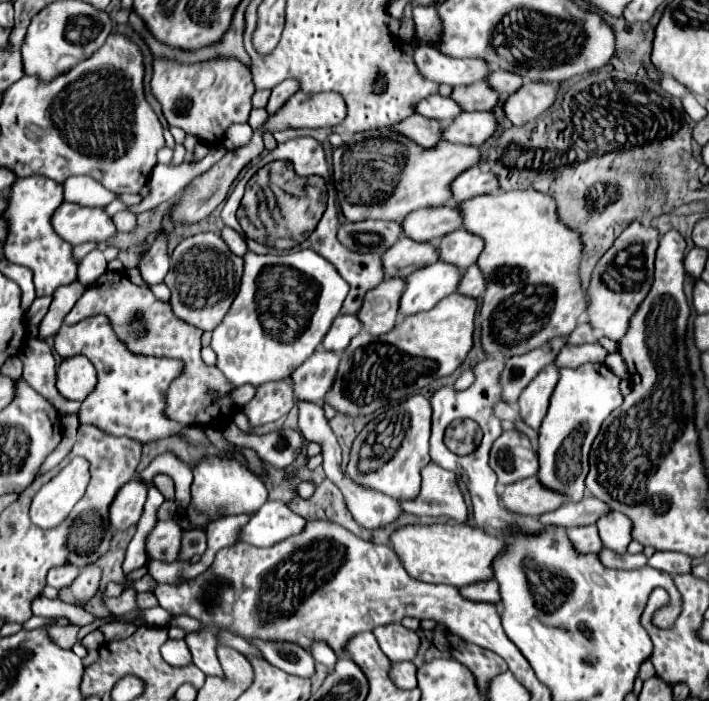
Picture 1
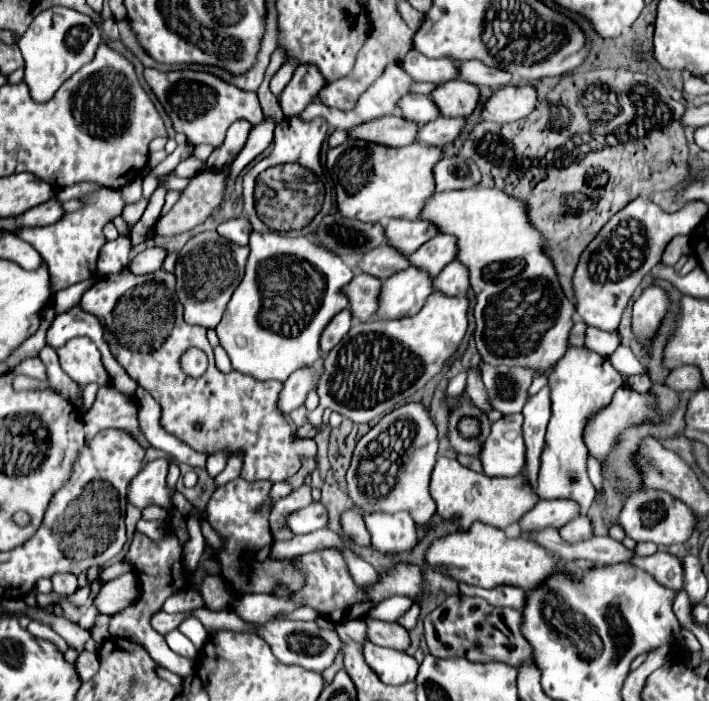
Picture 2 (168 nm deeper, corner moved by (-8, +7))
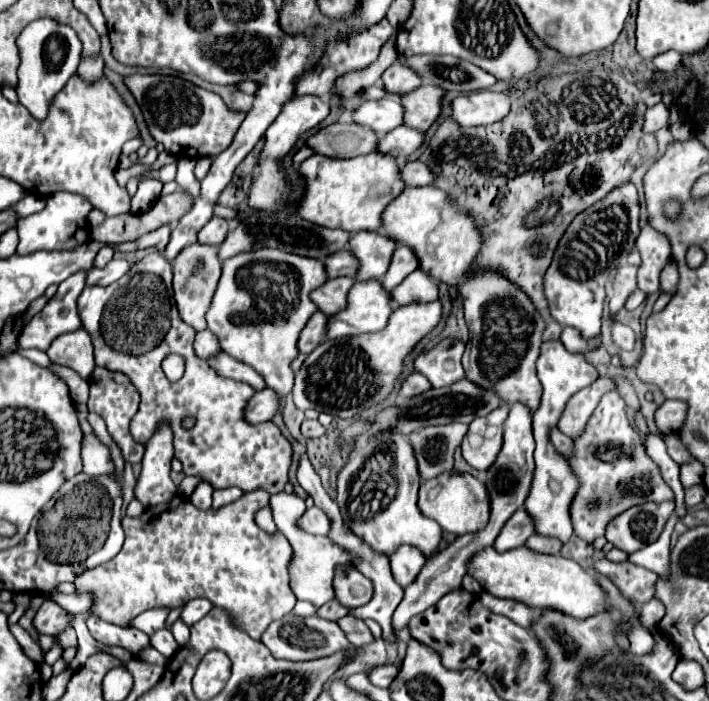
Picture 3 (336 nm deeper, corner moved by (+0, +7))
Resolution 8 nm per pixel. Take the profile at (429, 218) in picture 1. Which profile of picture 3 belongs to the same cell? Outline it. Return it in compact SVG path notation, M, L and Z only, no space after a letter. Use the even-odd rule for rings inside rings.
M356 232L350 236L348 246L358 260L358 272L354 280L366 282L380 280L380 276L384 276L388 270L388 260L392 258L392 252L398 244L384 240L384 236L376 232Z

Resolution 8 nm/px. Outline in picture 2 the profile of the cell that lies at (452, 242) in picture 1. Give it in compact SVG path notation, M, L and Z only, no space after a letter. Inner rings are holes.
M438 234L432 240L428 240L426 244L422 244L410 256L410 264L430 272L432 276L436 276L450 262L454 262L456 256L458 256L458 240L456 240L456 236L452 236L452 234Z

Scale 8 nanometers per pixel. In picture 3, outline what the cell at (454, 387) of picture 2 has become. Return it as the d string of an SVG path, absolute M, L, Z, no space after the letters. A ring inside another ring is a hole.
M410 374L410 376L406 376L404 378L404 382L402 382L402 386L400 386L400 396L414 396L414 394L420 394L420 392L424 392L424 390L428 390L428 388L432 388L430 384L428 384L428 380L424 380L420 374Z

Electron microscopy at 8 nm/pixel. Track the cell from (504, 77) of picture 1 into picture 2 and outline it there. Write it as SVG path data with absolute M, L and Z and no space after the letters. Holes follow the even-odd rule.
M468 60L460 64L460 78L468 80L476 86L490 86L490 88L502 88L512 80L510 72L504 72L500 68L486 66L480 60Z

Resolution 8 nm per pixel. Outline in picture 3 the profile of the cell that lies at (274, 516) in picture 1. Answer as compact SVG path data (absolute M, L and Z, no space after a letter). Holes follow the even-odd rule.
M312 506L304 512L304 516L300 518L300 528L304 528L306 532L310 534L316 534L316 536L328 536L330 532L330 520L326 516L326 512L322 512L320 508Z

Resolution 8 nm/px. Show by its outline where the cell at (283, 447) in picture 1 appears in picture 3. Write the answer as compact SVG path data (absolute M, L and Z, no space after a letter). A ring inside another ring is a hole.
M304 420L302 422L302 436L304 438L318 438L326 432L326 428L318 420Z

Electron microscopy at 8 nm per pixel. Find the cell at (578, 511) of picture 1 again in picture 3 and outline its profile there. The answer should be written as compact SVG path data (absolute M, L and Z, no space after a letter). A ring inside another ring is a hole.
M520 508L518 512L514 512L510 516L510 520L502 526L496 542L494 542L494 548L496 552L506 552L506 550L512 550L512 548L518 548L526 542L528 536L532 536L532 520L528 520L526 512Z

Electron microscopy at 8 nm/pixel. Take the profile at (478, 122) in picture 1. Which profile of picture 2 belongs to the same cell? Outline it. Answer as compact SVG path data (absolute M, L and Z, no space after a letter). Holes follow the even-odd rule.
M440 116L440 118L428 122L428 124L424 124L424 126L420 128L418 142L436 144L436 146L454 144L454 142L462 136L466 124L468 124L468 118L466 118L466 116L460 116L460 118Z

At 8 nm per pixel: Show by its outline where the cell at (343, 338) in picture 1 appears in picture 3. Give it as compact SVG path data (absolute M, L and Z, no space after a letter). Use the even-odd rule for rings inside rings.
M316 312L316 316L306 322L304 330L298 336L298 350L302 354L312 352L324 340L324 324L328 324L328 316L324 316L322 312Z

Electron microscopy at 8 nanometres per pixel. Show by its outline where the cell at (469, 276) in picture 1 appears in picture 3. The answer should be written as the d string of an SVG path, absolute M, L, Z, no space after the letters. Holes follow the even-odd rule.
M414 270L390 292L390 296L396 306L412 302L432 302L438 300L438 284L430 276L424 276L424 272Z

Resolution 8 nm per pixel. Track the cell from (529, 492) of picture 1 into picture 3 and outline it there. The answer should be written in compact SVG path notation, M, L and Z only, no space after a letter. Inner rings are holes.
M446 472L446 474L440 474L438 478L424 480L420 484L418 508L426 518L436 520L444 532L450 532L456 536L476 532L484 528L484 524L488 522L488 494L484 492L484 484L470 474Z

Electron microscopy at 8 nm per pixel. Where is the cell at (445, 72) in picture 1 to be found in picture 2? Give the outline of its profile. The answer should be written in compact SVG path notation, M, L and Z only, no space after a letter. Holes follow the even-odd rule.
M412 48L404 60L402 68L416 80L416 82L436 82L444 84L460 74L460 62L454 58L426 58L416 48Z

